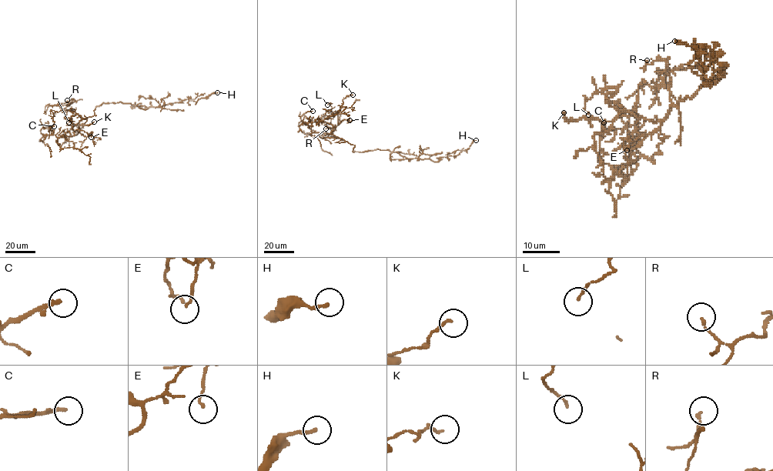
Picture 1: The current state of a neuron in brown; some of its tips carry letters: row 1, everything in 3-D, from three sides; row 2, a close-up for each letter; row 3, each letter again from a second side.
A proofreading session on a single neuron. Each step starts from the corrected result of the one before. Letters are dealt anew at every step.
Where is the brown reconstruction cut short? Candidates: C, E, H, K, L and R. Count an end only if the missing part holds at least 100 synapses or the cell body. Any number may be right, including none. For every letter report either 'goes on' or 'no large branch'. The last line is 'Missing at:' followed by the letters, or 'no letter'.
C: no large branch
E: no large branch
H: no large branch
K: no large branch
L: no large branch
R: no large branch
Missing at: no letter

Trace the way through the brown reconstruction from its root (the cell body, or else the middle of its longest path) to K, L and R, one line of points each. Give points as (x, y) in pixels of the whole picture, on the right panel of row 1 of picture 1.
K: (704, 68), (703, 85), (690, 98), (674, 105), (660, 121), (627, 111), (611, 121), (570, 121), (563, 112)
L: (704, 68), (703, 85), (660, 121), (614, 108), (606, 96), (617, 88), (594, 93), (585, 102), (588, 115)
R: (704, 68), (703, 85), (690, 98), (673, 104), (667, 61), (658, 59), (645, 65), (647, 60)

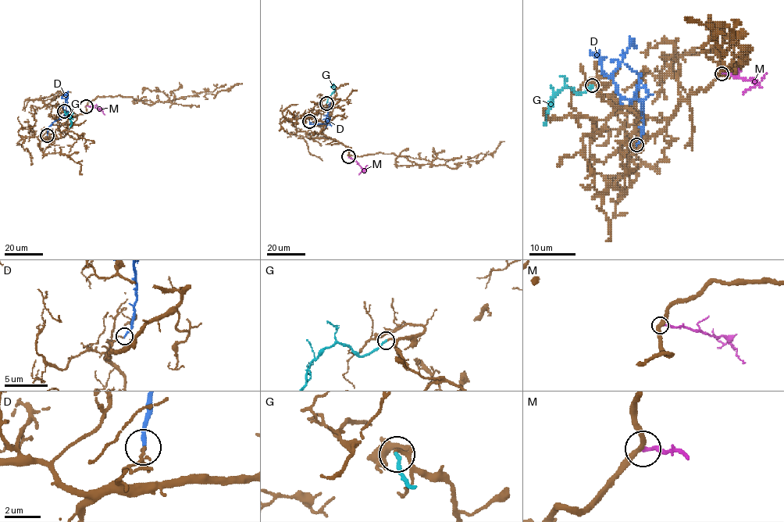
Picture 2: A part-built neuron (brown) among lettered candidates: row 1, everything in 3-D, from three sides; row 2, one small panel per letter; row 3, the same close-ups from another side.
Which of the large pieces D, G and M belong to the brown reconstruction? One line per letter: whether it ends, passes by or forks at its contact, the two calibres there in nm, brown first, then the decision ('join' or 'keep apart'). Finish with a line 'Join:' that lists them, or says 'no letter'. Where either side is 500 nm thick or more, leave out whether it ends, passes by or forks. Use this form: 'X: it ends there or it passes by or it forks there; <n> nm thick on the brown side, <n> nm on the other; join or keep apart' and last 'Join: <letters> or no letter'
D: it ends there; 120 nm thick on the brown side, 200 nm on the other; keep apart
G: it ends there; 180 nm thick on the brown side, 190 nm on the other; join
M: it ends there; 340 nm thick on the brown side, 200 nm on the other; keep apart
Join: G

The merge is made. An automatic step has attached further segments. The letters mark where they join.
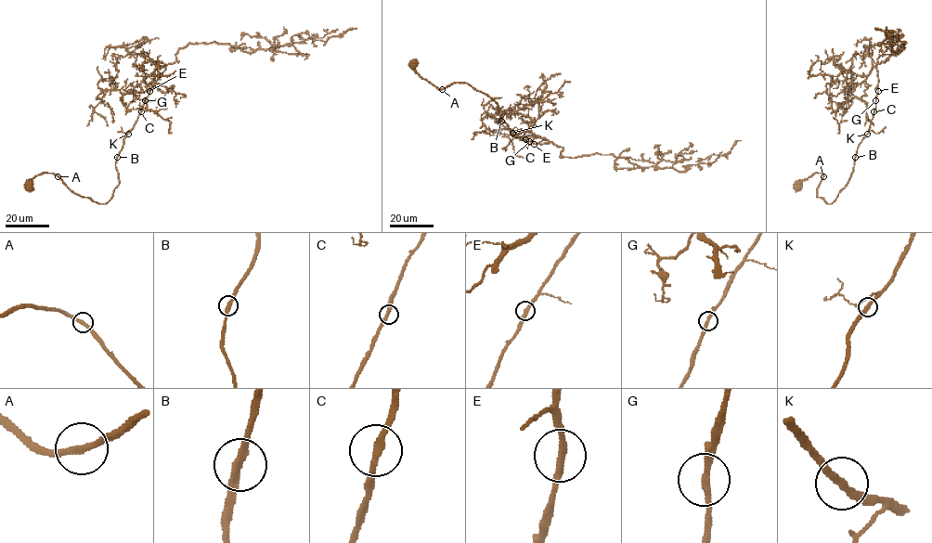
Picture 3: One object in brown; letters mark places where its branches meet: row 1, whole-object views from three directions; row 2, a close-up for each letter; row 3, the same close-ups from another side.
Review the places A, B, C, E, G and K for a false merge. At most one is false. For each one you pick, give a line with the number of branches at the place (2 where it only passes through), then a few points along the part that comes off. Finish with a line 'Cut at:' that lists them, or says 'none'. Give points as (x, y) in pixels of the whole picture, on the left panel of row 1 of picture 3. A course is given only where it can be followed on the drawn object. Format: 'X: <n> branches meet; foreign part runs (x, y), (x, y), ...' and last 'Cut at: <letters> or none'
Cut at: none

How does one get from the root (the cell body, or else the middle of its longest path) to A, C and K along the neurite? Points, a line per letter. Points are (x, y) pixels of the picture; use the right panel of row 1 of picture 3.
A: (797, 186), (815, 173), (823, 176)
C: (797, 186), (815, 173), (821, 174), (817, 196), (832, 203), (849, 178), (857, 148), (868, 132), (873, 111)
K: (797, 186), (815, 173), (821, 174), (823, 177), (817, 196), (832, 203), (849, 178), (857, 148), (867, 134)

